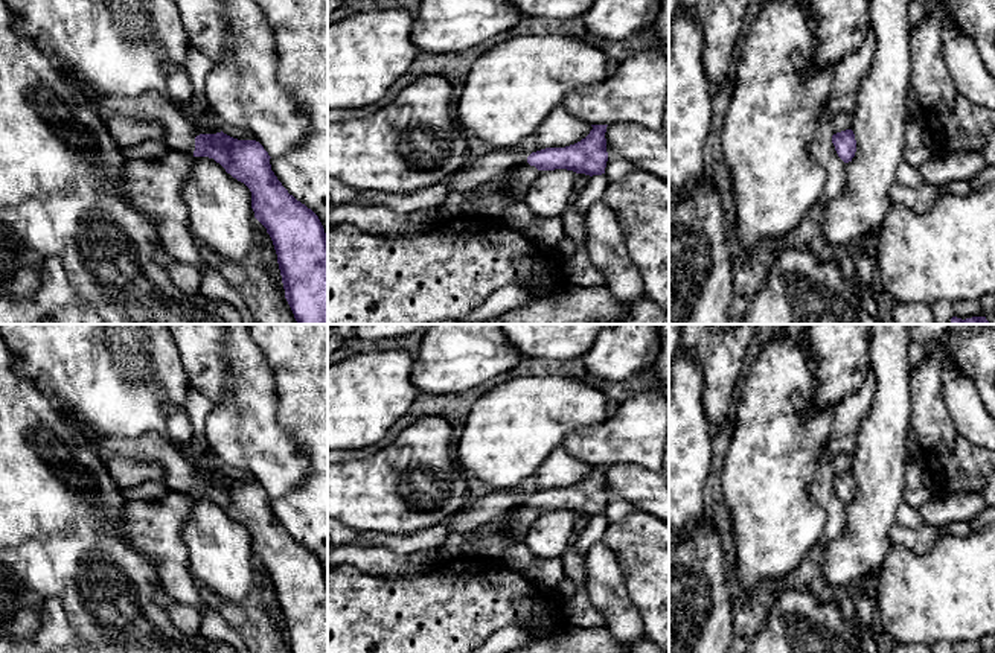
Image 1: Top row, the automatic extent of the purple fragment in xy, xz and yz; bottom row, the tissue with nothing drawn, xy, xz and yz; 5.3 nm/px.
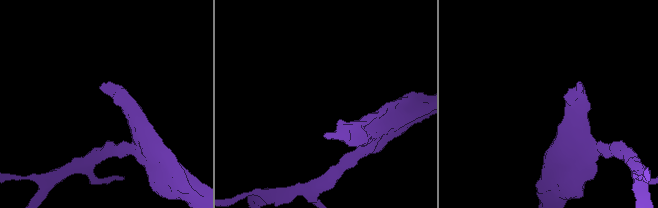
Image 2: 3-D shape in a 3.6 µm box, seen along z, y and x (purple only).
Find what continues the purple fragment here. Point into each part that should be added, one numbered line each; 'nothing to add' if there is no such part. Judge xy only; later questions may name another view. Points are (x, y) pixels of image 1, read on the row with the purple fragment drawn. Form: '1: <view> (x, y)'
1: xy (179, 134)

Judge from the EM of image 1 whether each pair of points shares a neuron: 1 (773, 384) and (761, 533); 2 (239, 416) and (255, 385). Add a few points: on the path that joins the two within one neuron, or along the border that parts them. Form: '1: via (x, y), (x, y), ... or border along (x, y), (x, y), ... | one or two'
1: via (773, 420), (768, 496) | one
2: via (247, 408), (252, 404), (252, 393) | one

